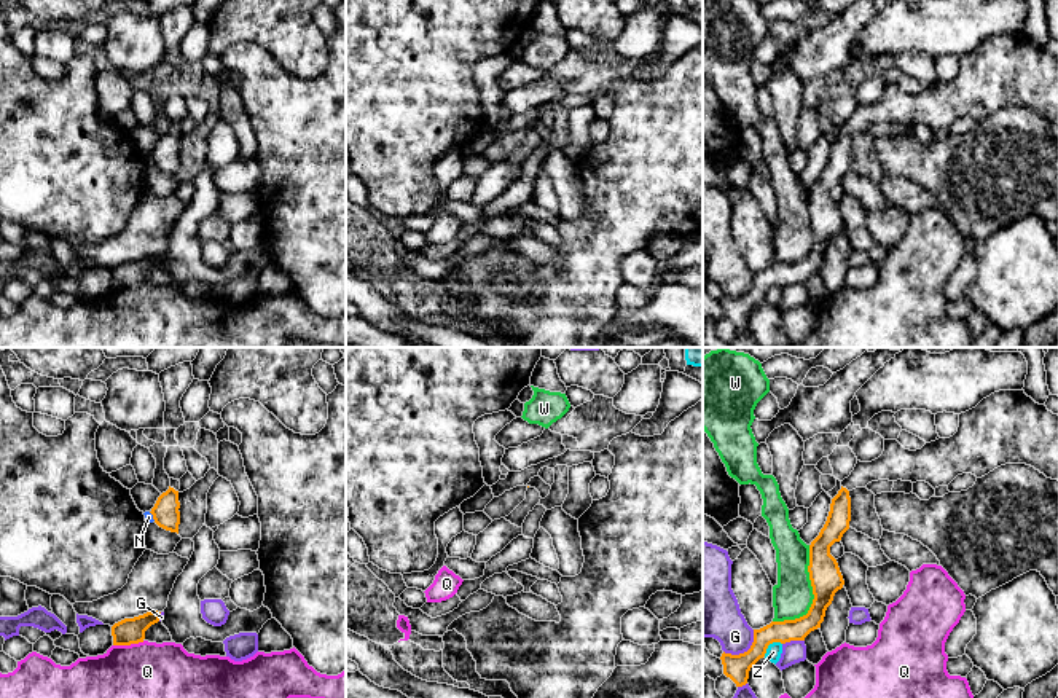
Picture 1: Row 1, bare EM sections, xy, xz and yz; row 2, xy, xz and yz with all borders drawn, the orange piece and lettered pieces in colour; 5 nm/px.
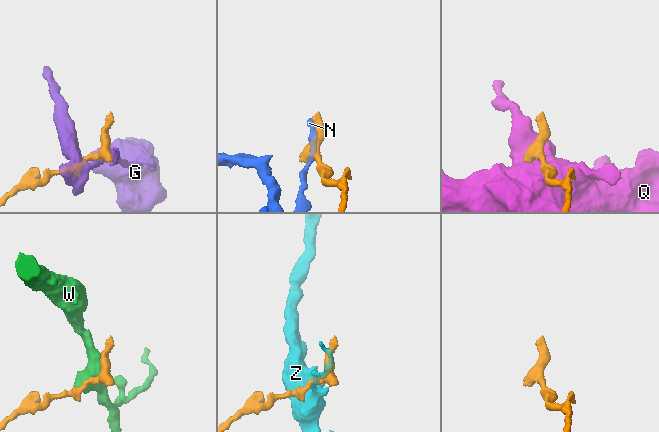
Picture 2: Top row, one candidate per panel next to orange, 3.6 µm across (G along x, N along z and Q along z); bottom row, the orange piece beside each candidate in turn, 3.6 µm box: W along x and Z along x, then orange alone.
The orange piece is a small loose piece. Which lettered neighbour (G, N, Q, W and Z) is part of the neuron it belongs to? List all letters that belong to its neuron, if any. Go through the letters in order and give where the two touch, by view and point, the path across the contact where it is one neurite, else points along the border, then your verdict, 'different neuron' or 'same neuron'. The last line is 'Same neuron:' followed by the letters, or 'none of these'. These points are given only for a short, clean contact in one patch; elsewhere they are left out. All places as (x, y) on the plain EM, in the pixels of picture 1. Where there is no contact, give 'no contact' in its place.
G: contact yz (744, 295); different neuron
N: contact xy (153, 160); different neuron
Q: contact xy (128, 287); border xy (144, 284), (113, 289); different neuron
W: contact yz (815, 239); different neuron
Z: contact yz (770, 286); border yz (781, 286), (771, 286), (764, 298); different neuron
Same neuron: none of these

